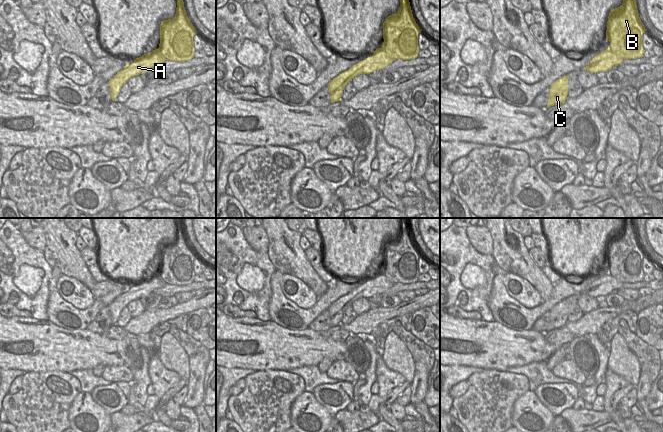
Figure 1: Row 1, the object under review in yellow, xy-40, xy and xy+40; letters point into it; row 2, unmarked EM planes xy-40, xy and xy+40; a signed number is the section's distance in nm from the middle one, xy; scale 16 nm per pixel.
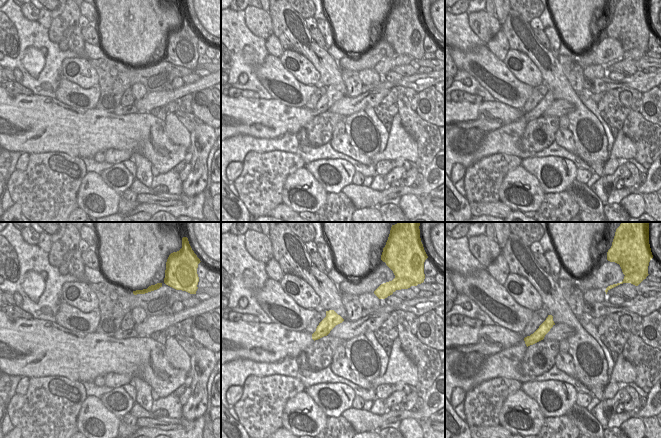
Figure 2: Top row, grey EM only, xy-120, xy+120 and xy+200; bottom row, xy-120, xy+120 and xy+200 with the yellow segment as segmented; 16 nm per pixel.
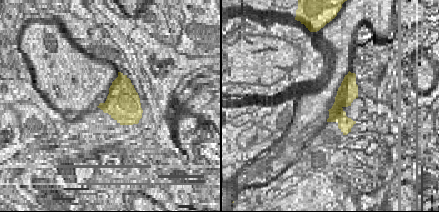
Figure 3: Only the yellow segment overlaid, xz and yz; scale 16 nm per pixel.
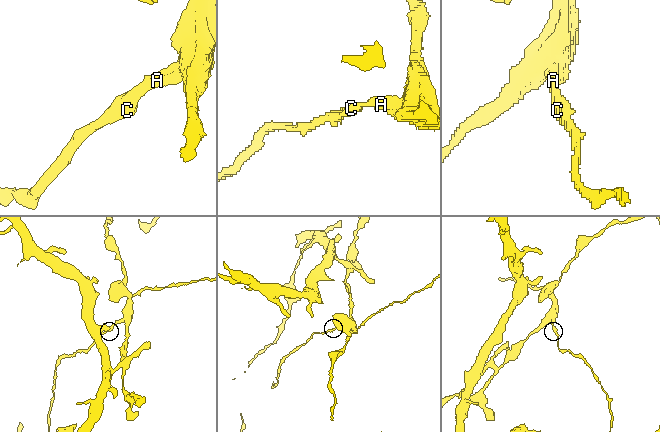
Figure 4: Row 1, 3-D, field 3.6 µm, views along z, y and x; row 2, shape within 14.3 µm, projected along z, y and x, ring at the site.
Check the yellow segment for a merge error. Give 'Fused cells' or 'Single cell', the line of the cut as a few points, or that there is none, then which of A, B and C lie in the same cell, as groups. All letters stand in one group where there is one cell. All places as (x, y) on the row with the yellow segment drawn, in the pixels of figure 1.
Fused cells. Split along xy+40 (608, 48), (623, 58). Groups: A C / B.

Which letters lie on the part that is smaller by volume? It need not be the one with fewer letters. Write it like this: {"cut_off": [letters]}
{"cut_off": ["A", "C"]}

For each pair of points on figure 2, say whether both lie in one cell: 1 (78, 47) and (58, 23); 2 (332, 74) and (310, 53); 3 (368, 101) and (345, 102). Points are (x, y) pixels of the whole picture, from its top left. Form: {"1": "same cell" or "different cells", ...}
{"1": "same cell", "2": "same cell", "3": "same cell"}

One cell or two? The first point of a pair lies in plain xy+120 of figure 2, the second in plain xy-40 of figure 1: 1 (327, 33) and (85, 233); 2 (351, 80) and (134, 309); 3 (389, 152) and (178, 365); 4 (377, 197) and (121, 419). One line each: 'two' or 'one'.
1: one
2: two
3: one
4: one

